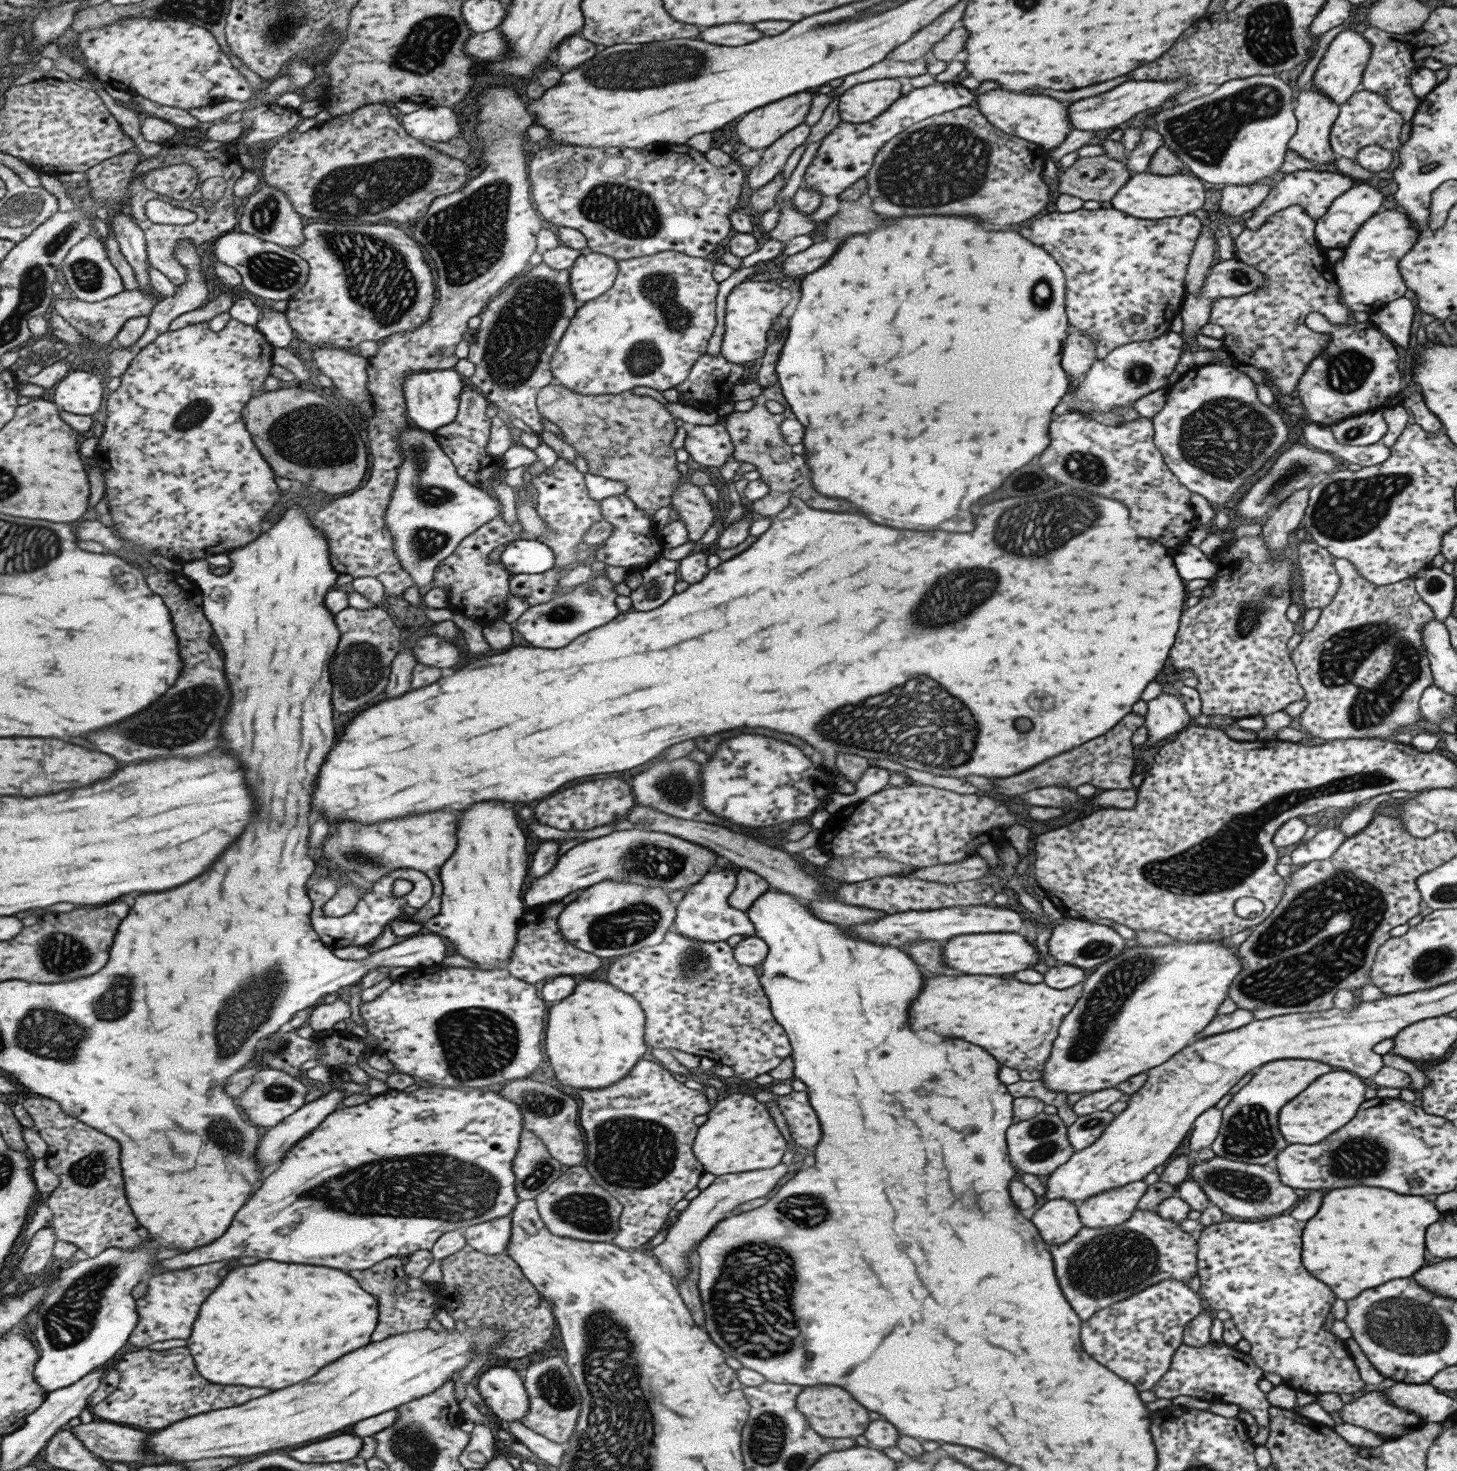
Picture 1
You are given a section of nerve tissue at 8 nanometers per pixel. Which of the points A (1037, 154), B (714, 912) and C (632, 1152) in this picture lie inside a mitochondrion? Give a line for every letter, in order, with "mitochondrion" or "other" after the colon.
A: other
B: other
C: mitochondrion

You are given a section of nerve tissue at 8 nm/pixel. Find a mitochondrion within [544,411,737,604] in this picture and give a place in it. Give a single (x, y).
(653, 591)

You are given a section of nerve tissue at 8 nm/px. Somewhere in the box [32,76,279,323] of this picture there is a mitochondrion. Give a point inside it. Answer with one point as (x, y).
(88, 275)

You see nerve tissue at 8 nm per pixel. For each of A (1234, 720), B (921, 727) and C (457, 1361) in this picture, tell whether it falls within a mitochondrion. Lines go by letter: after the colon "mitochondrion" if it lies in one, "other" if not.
A: other
B: mitochondrion
C: other

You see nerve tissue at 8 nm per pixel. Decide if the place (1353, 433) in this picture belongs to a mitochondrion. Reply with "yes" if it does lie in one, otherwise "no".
yes

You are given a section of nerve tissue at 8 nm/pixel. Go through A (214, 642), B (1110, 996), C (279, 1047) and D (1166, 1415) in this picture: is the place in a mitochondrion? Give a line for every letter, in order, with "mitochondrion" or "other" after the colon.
A: other
B: mitochondrion
C: mitochondrion
D: other

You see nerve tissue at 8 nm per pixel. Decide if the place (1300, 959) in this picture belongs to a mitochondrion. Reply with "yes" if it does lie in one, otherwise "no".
yes

